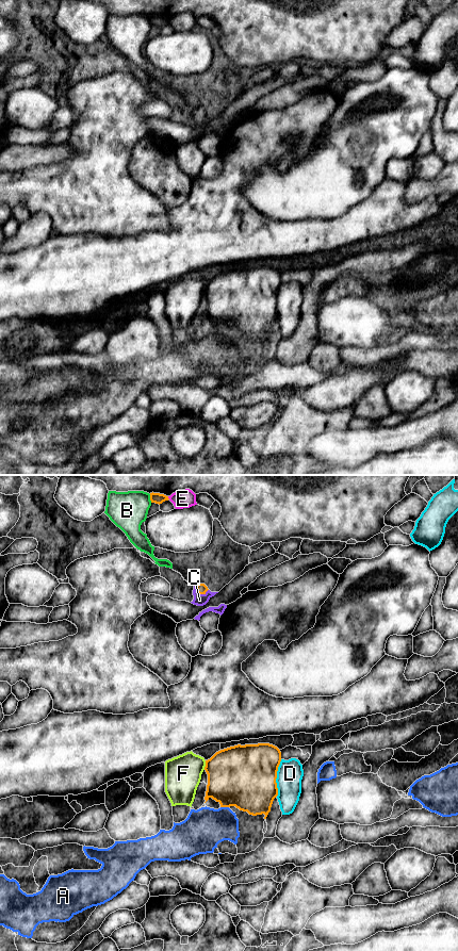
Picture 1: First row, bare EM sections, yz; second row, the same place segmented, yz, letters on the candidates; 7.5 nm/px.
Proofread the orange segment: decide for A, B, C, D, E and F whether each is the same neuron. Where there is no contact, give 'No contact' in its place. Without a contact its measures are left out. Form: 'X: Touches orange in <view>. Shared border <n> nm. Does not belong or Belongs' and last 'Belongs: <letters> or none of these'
A: Touches orange in yz. Shared border 60 nm. Does not belong
B: Touches orange in yz. Shared border 70 nm. Does not belong
C: Touches orange in yz. Shared border 120 nm. Belongs
D: Touches orange in yz. Shared border 280 nm. Does not belong
E: Touches orange in yz. Shared border 30 nm. Does not belong
F: Touches orange in yz. Shared border 70 nm. Does not belong
Belongs: C

